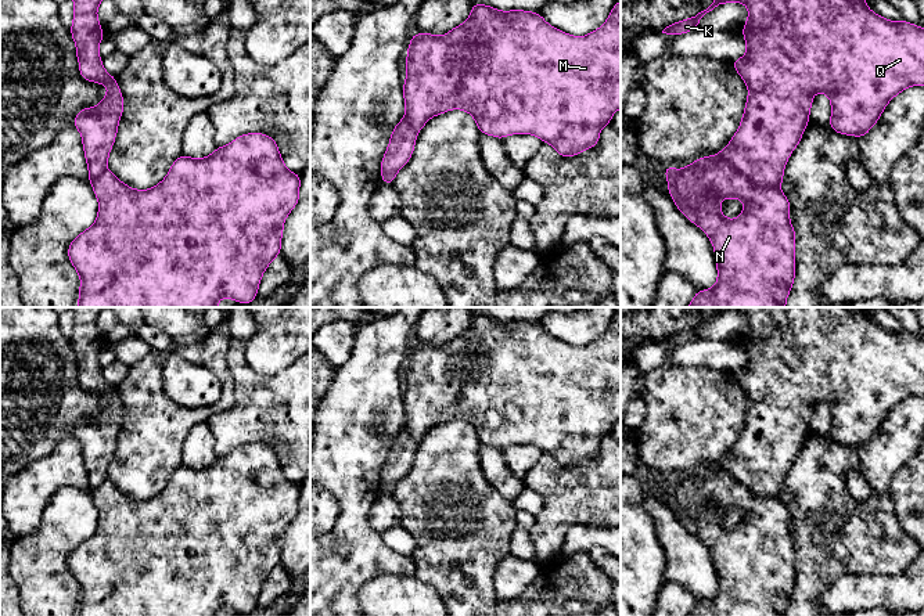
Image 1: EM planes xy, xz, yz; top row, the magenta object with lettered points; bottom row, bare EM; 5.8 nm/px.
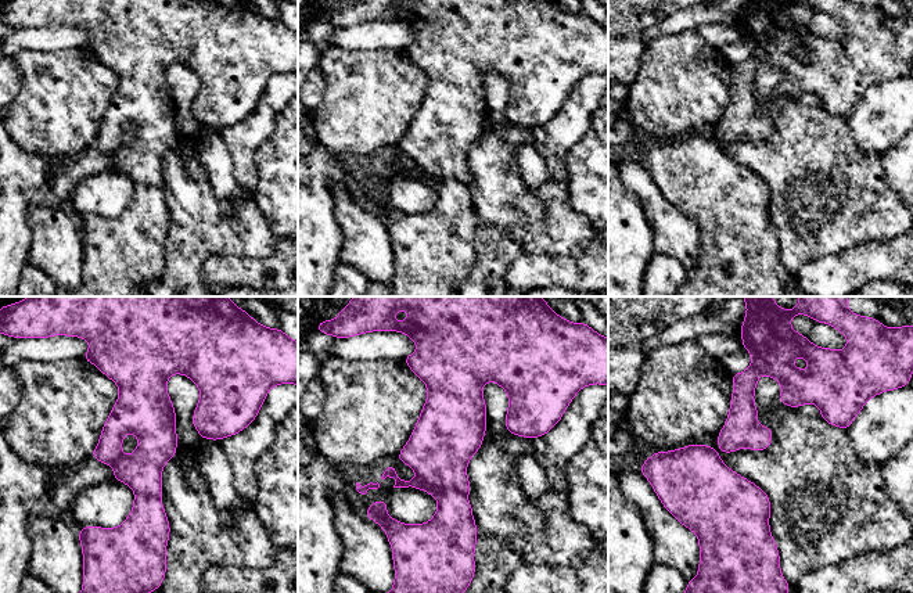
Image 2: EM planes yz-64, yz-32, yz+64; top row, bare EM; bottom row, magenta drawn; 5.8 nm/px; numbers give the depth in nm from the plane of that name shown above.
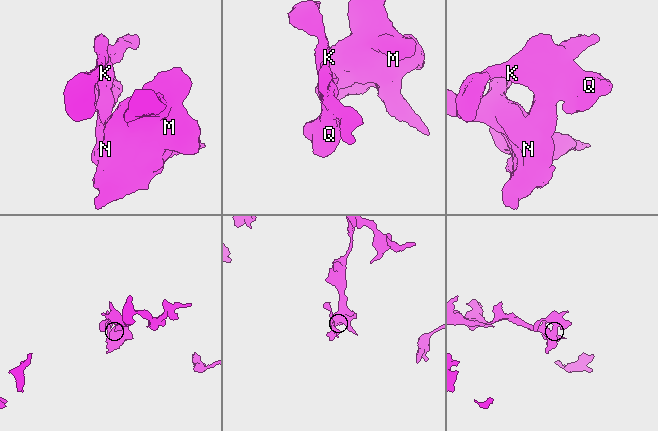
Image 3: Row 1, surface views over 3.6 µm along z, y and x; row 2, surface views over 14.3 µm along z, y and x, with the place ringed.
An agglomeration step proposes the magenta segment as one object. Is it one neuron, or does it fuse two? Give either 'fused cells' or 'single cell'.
fused cells

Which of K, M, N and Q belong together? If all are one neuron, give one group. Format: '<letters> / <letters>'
K Q / M N

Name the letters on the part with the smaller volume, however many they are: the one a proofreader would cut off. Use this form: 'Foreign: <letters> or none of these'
Foreign: K, Q

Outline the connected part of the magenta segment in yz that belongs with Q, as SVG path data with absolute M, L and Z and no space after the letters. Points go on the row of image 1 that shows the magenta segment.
M715 0L697 15L668 25L662 33L680 36L695 30L701 18L723 3L744 3L748 7L748 21L743 26L747 53L731 62L747 83L748 98L738 132L719 151L719 156L756 185L780 188L787 161L809 125L815 93L824 93L830 98L828 126L839 134L859 138L880 120L895 96L906 87L924 86L924 28L903 19L889 21L873 12L866 0Z

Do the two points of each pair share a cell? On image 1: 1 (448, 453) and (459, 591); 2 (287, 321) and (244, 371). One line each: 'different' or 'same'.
1: same
2: different

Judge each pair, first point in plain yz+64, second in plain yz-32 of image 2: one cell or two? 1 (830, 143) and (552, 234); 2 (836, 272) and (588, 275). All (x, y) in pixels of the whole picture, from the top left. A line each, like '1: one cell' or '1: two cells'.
1: one cell
2: one cell

